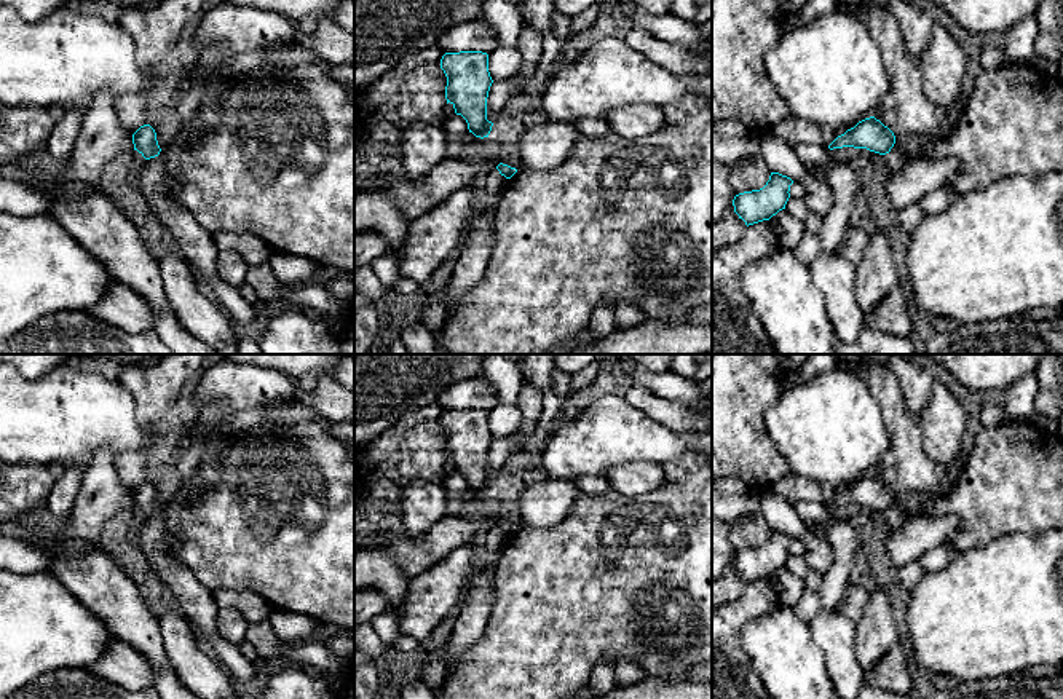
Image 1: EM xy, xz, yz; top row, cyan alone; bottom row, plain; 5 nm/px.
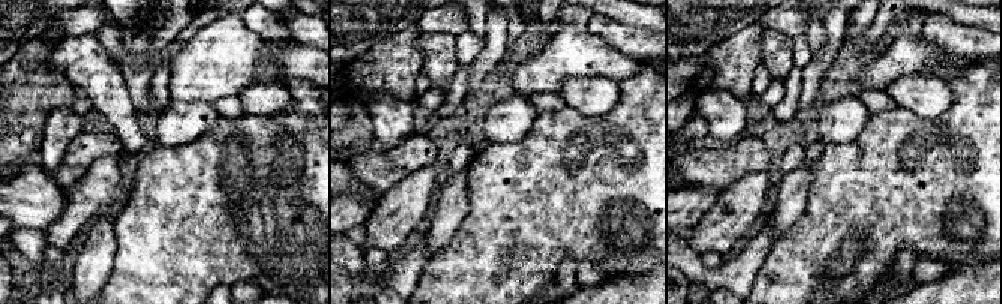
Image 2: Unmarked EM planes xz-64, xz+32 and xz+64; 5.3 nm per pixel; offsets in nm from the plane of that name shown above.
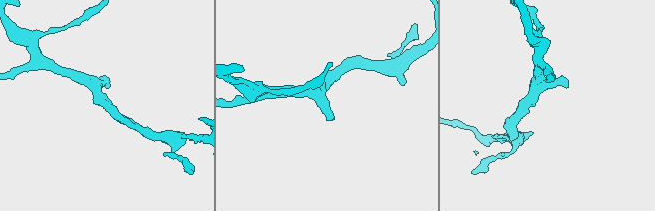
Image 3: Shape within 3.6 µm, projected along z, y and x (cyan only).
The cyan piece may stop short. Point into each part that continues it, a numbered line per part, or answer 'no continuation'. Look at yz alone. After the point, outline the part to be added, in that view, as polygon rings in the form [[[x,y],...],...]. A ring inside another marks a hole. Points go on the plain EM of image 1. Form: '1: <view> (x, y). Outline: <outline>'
no continuation

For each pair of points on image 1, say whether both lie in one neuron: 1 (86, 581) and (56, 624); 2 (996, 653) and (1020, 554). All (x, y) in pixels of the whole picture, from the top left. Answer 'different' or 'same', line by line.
1: different
2: same

